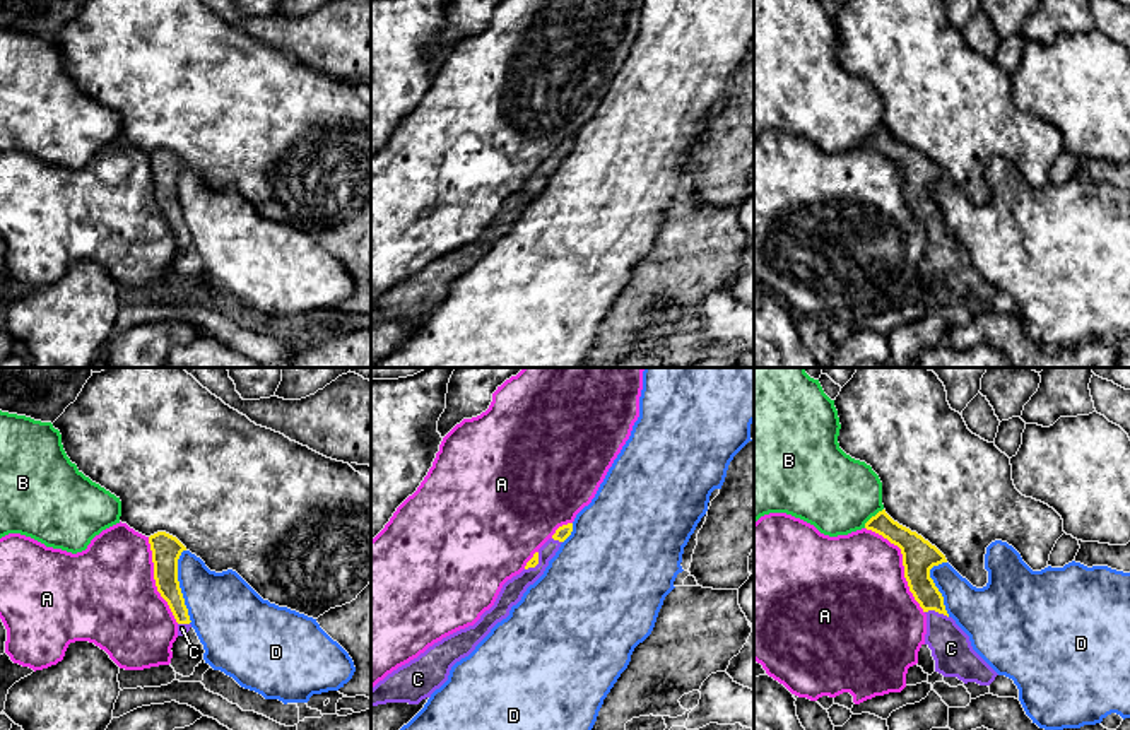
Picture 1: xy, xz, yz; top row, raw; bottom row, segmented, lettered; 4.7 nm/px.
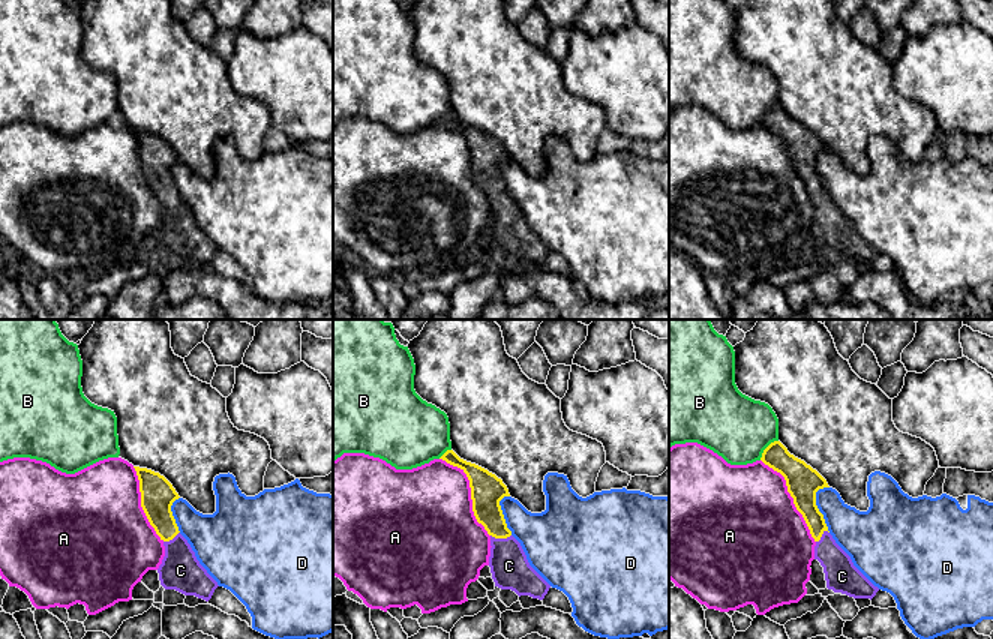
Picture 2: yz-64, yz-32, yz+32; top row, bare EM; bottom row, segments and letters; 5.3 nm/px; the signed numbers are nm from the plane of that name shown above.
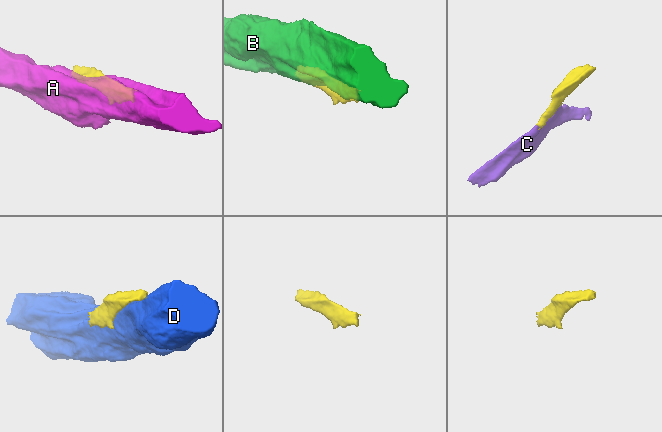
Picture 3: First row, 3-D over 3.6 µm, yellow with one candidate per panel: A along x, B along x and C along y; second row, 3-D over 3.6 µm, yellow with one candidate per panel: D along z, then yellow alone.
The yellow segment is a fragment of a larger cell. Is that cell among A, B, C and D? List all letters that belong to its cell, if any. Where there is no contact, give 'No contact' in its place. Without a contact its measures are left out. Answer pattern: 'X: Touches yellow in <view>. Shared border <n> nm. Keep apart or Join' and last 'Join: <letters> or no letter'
A: Touches yellow in yz. Shared border 500 nm. Keep apart
B: Touches yellow in yz. Shared border 130 nm. Keep apart
C: Touches yellow in yz. Shared border 120 nm. Join
D: Touches yellow in xy. Shared border 360 nm. Keep apart
Join: C

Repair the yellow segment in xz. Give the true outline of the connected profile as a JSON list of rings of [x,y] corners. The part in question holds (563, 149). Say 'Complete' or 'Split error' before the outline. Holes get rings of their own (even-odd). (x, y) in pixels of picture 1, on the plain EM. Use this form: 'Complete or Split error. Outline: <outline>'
Split error. Outline: [[[573,140],[559,144],[533,171],[525,186],[503,202],[494,222],[486,227],[474,243],[443,255],[417,275],[380,297],[371,306],[371,323],[386,320],[419,321],[422,316],[431,315],[431,311],[448,297],[451,284],[468,274],[491,246],[509,233],[511,224],[516,222],[527,205],[544,191],[549,178],[571,149]]]

